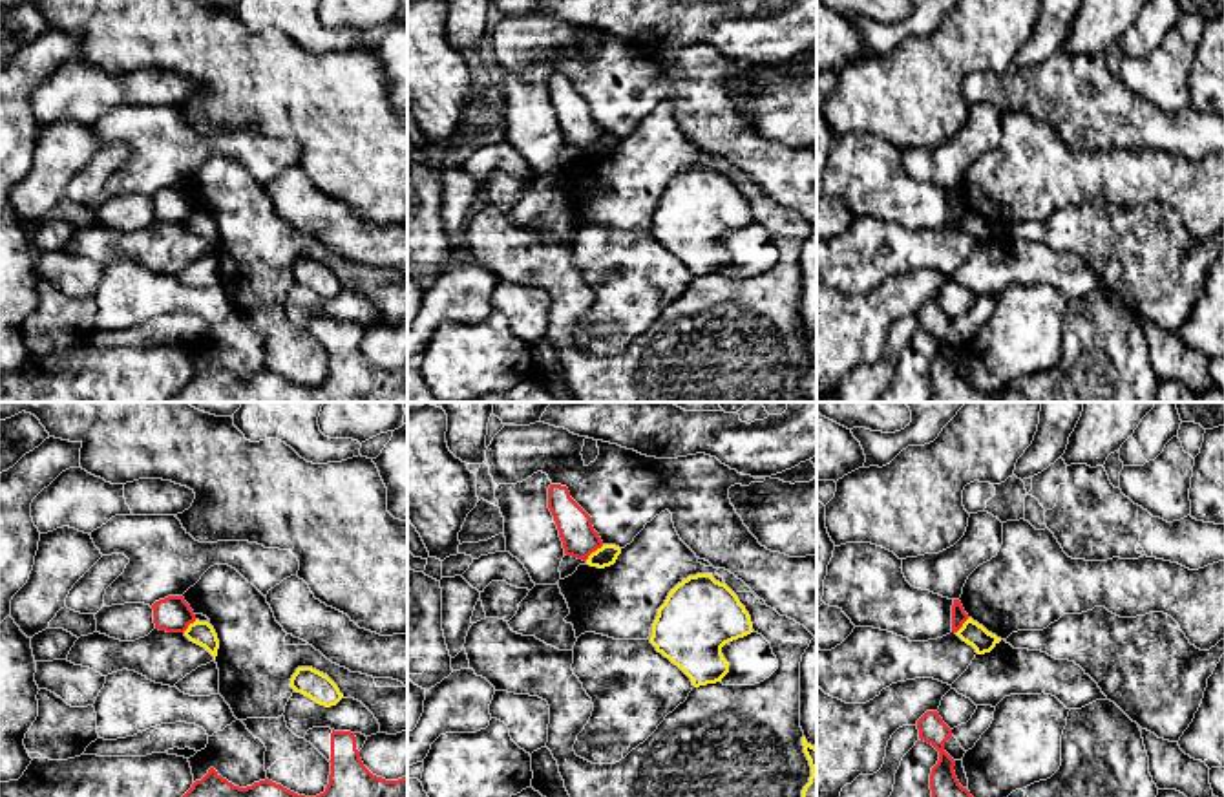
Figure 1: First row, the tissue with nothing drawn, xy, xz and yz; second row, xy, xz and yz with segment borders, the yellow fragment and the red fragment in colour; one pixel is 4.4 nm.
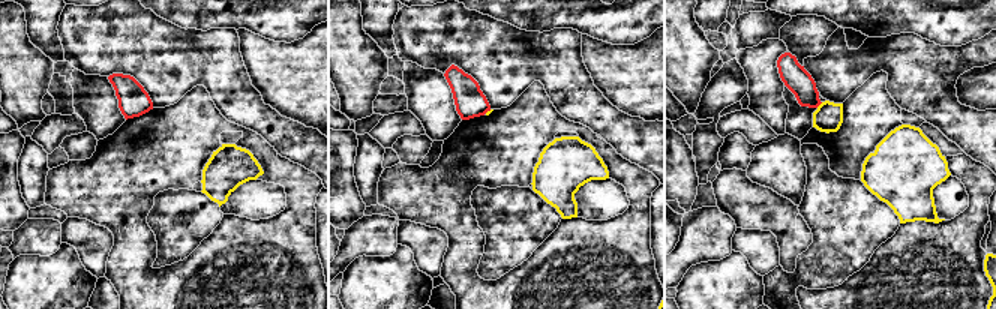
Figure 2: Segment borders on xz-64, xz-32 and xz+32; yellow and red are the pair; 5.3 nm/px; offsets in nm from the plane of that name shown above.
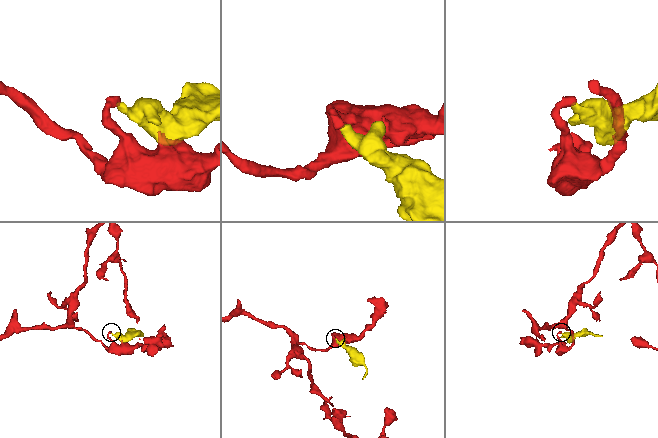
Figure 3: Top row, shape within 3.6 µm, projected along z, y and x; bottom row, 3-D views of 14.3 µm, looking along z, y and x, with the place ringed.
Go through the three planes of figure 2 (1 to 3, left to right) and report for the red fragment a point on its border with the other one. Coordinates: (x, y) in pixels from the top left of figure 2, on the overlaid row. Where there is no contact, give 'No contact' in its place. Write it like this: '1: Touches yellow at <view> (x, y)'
1: No contact
2: Touches yellow at xz-32 (488, 111)
3: Touches yellow at xz+32 (821, 104)

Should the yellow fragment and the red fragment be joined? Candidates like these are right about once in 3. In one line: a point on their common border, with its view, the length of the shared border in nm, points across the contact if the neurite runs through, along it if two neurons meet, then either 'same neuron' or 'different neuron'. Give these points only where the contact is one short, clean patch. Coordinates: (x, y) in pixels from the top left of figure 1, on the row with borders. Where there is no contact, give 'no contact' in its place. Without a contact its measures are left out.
xz (596, 551) | 110 nm | along xz (603, 545), (585, 560) | different neuron

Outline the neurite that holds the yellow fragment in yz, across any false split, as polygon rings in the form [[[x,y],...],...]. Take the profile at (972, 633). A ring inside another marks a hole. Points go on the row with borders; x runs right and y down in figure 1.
[[[968,618],[963,627],[955,632],[963,642],[972,645],[977,654],[990,653],[1001,638],[988,632],[983,625]]]

